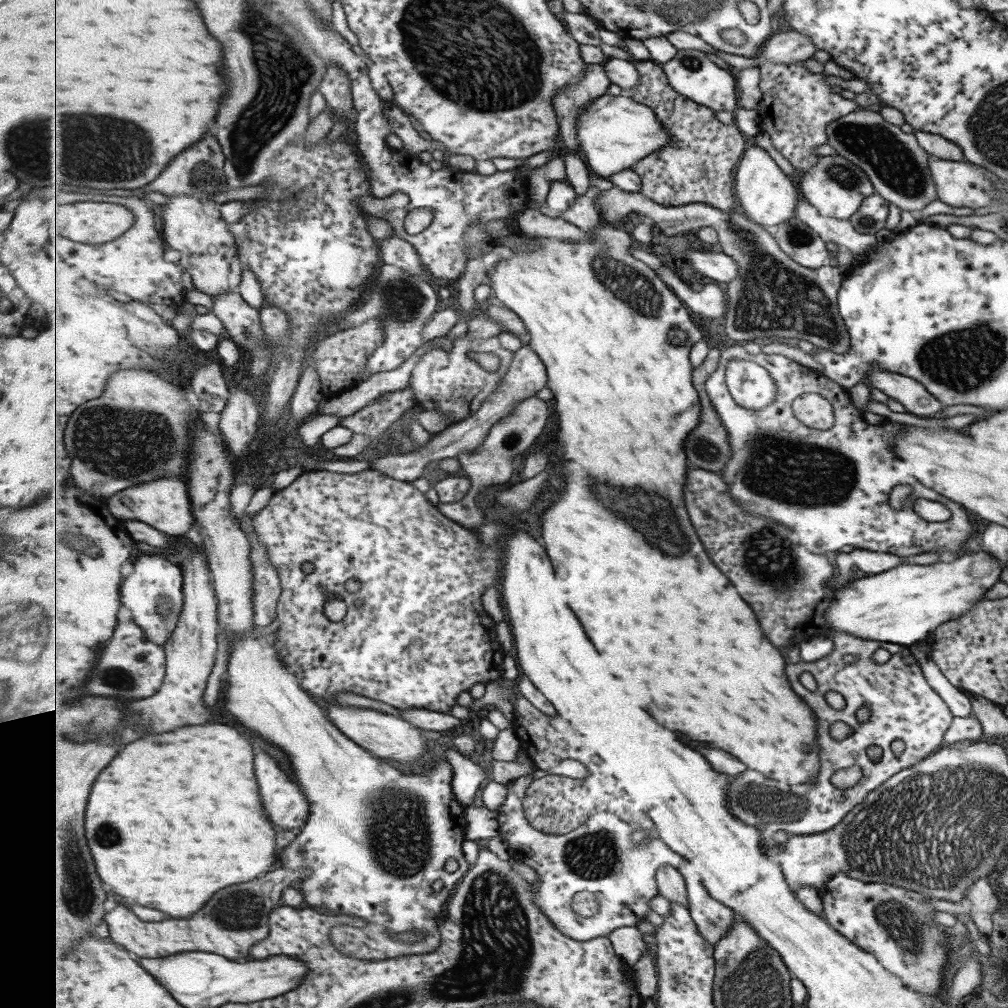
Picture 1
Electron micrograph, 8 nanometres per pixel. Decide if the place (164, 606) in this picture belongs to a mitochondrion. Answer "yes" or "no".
yes

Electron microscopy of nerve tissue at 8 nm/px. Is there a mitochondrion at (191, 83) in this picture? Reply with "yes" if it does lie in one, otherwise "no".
no

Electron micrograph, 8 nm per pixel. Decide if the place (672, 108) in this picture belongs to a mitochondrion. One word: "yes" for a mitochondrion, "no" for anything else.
no

